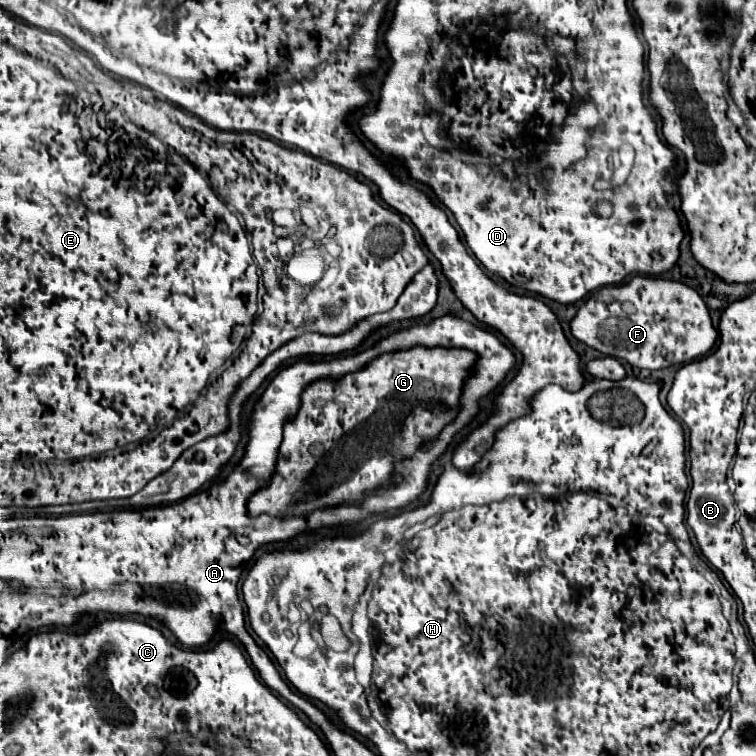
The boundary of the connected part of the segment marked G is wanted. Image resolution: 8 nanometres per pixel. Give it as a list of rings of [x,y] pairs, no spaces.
[[[415,347],[407,353],[387,353],[377,357],[367,369],[343,377],[343,381],[317,381],[317,385],[307,387],[299,413],[291,423],[285,425],[275,477],[267,489],[253,493],[249,501],[249,513],[279,515],[291,511],[293,515],[309,515],[309,511],[319,507],[363,499],[363,491],[379,487],[393,477],[393,463],[399,457],[411,457],[411,451],[415,451],[423,441],[437,437],[439,429],[455,419],[463,381],[469,377],[473,363],[475,353],[465,349]]]

